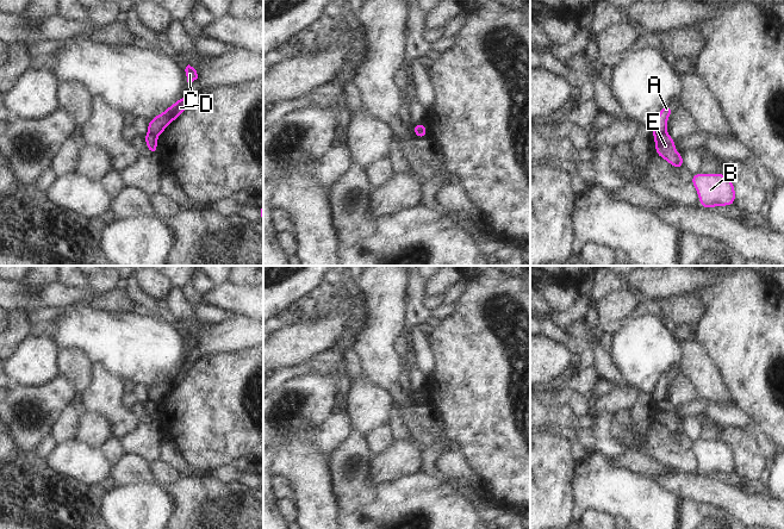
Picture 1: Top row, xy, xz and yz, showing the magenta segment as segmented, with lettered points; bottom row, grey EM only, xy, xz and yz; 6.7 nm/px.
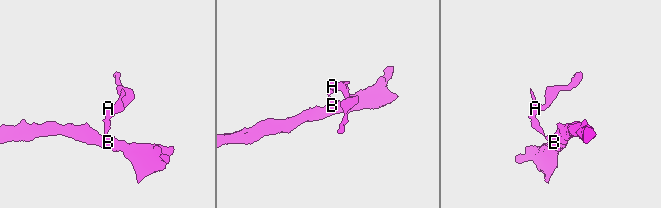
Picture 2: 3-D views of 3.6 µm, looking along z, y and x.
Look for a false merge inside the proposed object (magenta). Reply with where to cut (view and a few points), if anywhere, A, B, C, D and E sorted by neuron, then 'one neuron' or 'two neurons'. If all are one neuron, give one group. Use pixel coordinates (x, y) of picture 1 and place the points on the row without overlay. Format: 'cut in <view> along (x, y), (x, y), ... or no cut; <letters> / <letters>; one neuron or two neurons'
cut in yz along (665, 398), (655, 403); A C D / B E; two neurons

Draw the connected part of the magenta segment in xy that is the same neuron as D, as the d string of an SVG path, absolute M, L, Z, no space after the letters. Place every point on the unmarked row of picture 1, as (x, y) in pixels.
M185 362L178 366L174 372L170 372L161 381L150 386L148 391L148 400L155 403L162 400L174 386L179 385L185 379L186 374L191 369L191 366L191 363Z

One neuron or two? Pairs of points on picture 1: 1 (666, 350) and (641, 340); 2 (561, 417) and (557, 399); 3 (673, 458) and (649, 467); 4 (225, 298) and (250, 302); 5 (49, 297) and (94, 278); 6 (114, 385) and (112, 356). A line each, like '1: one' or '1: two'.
1: one
2: two
3: two
4: one
5: one
6: two

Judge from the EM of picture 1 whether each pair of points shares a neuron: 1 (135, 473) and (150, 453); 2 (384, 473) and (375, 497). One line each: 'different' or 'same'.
1: different
2: different

